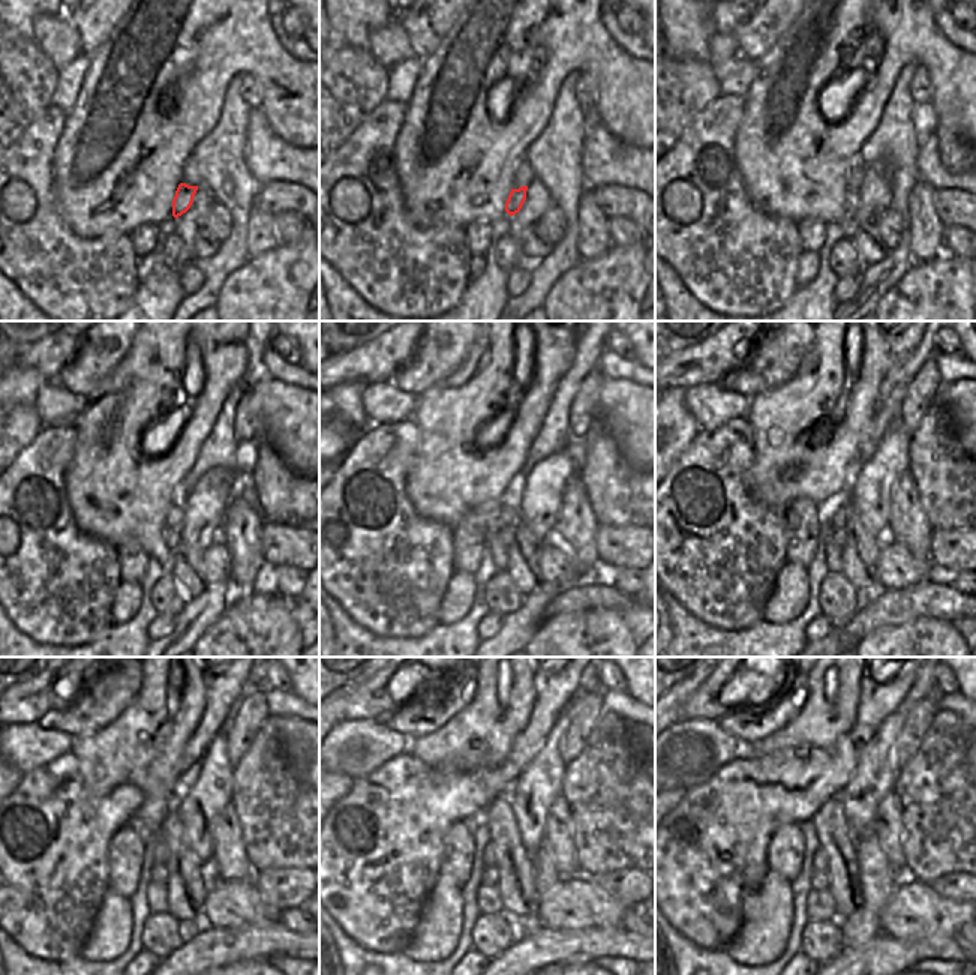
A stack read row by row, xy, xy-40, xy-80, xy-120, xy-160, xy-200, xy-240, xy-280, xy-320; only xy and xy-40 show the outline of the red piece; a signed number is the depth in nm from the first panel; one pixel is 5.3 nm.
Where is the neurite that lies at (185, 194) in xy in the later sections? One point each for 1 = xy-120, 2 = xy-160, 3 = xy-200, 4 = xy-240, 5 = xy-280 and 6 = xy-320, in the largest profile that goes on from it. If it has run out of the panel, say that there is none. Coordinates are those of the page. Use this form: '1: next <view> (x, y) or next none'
1: next xy-120 (173, 536)
2: next xy-160 (505, 536)
3: next xy-200 (837, 536)
4: next xy-240 (159, 872)
5: next xy-280 (489, 876)
6: next xy-320 (820, 878)

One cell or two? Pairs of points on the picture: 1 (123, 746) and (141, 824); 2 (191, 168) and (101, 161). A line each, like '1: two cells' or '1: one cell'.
1: one cell
2: two cells

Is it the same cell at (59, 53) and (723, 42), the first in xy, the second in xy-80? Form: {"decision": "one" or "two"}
{"decision": "one"}

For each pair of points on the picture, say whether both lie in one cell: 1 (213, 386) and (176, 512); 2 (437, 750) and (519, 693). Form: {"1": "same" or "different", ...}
{"1": "different", "2": "same"}

